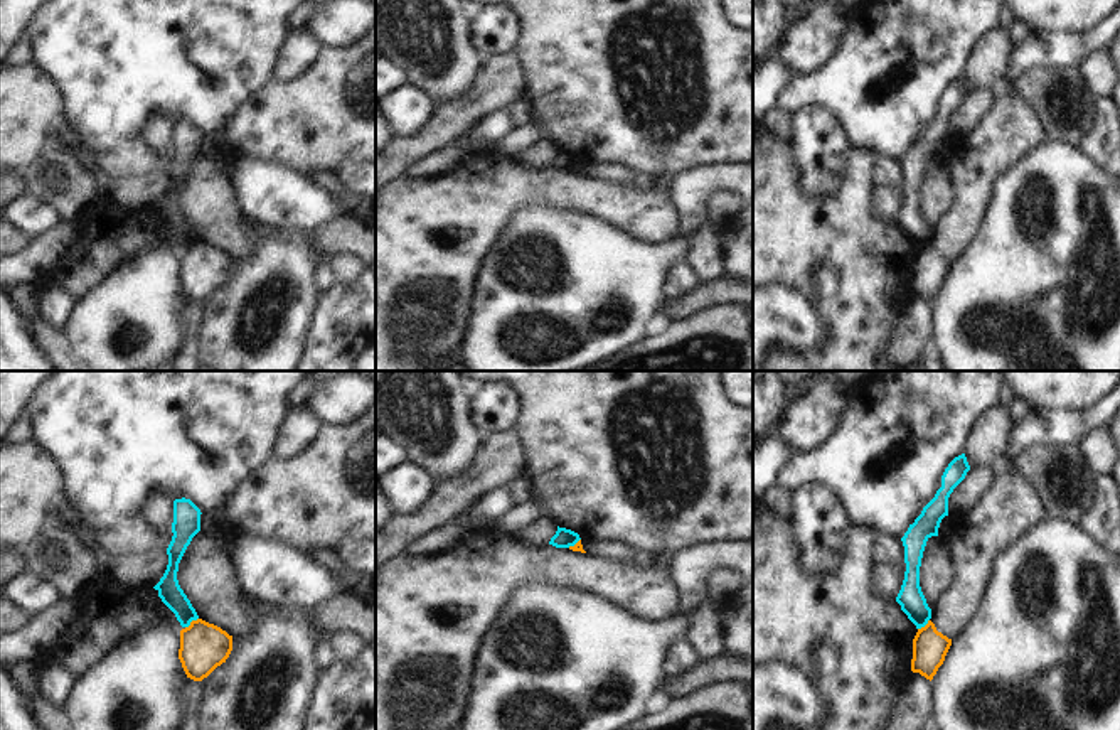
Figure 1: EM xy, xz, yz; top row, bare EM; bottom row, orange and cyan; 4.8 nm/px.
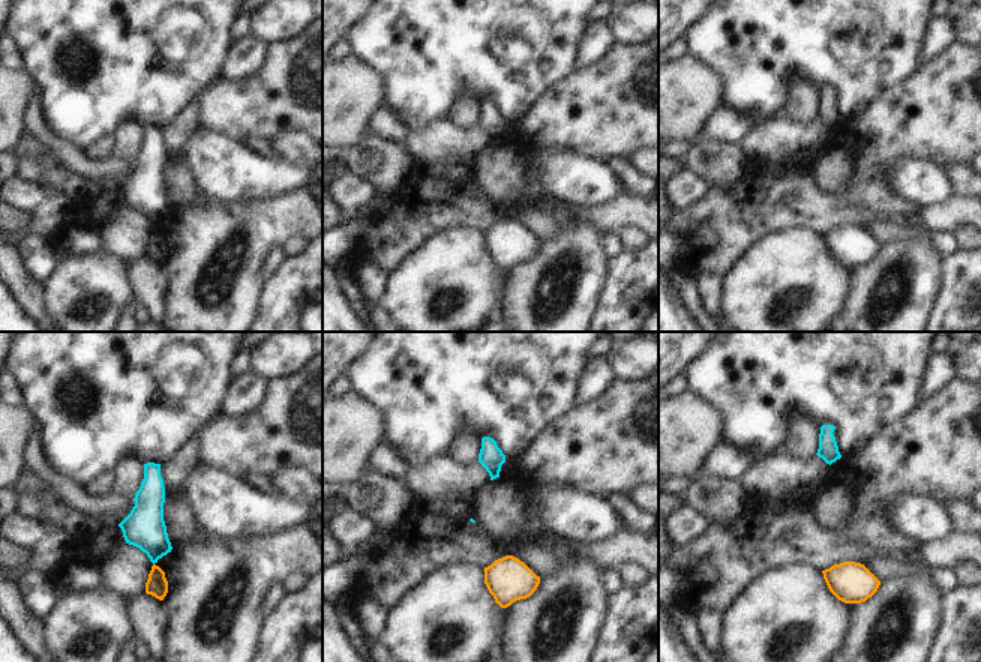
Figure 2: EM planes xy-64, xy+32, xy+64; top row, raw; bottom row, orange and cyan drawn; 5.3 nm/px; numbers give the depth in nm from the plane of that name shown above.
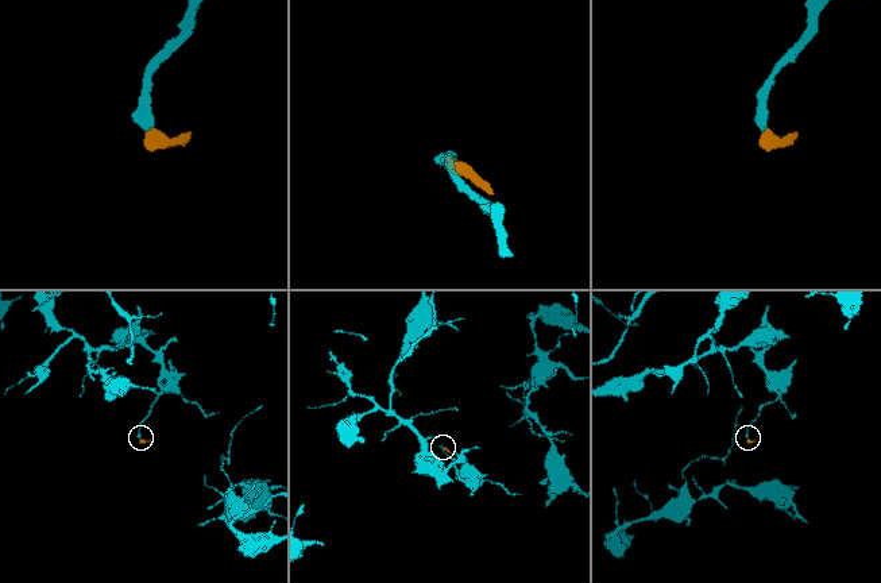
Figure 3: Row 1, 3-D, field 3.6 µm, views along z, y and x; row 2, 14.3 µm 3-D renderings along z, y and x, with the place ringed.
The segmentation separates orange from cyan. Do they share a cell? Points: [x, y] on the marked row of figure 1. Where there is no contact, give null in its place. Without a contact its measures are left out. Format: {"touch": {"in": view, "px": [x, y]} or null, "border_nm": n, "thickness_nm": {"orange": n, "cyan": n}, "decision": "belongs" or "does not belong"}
{"touch": {"in": "xy", "px": [191, 622]}, "border_nm": 80, "thickness_nm": {"orange": 220, "cyan": 110}, "decision": "does not belong"}

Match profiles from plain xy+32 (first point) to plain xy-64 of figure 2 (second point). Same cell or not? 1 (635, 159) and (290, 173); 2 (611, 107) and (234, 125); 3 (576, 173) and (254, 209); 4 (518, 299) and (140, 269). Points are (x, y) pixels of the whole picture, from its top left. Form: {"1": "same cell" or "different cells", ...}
{"1": "different cells", "2": "same cell", "3": "different cells", "4": "different cells"}

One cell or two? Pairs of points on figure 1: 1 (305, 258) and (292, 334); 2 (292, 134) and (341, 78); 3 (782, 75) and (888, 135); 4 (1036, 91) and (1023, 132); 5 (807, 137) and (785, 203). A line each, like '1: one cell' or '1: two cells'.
1: one cell
2: one cell
3: two cells
4: two cells
5: two cells

